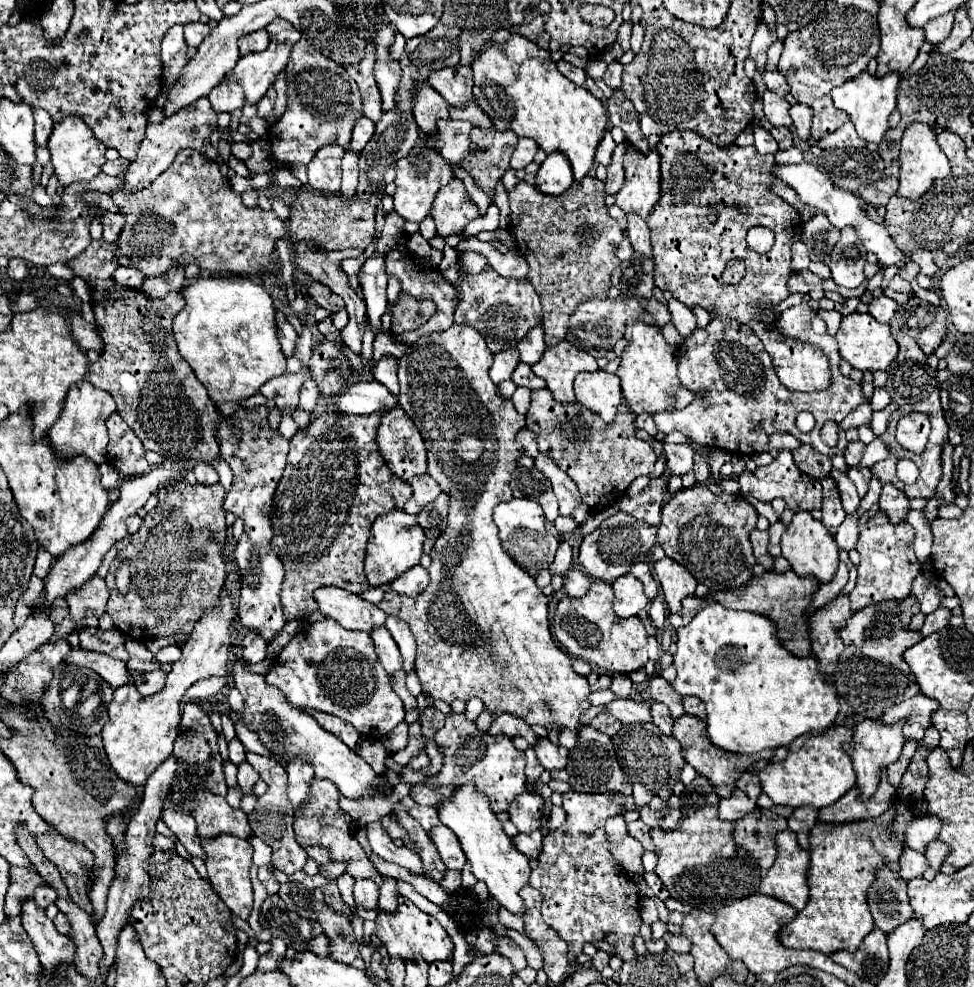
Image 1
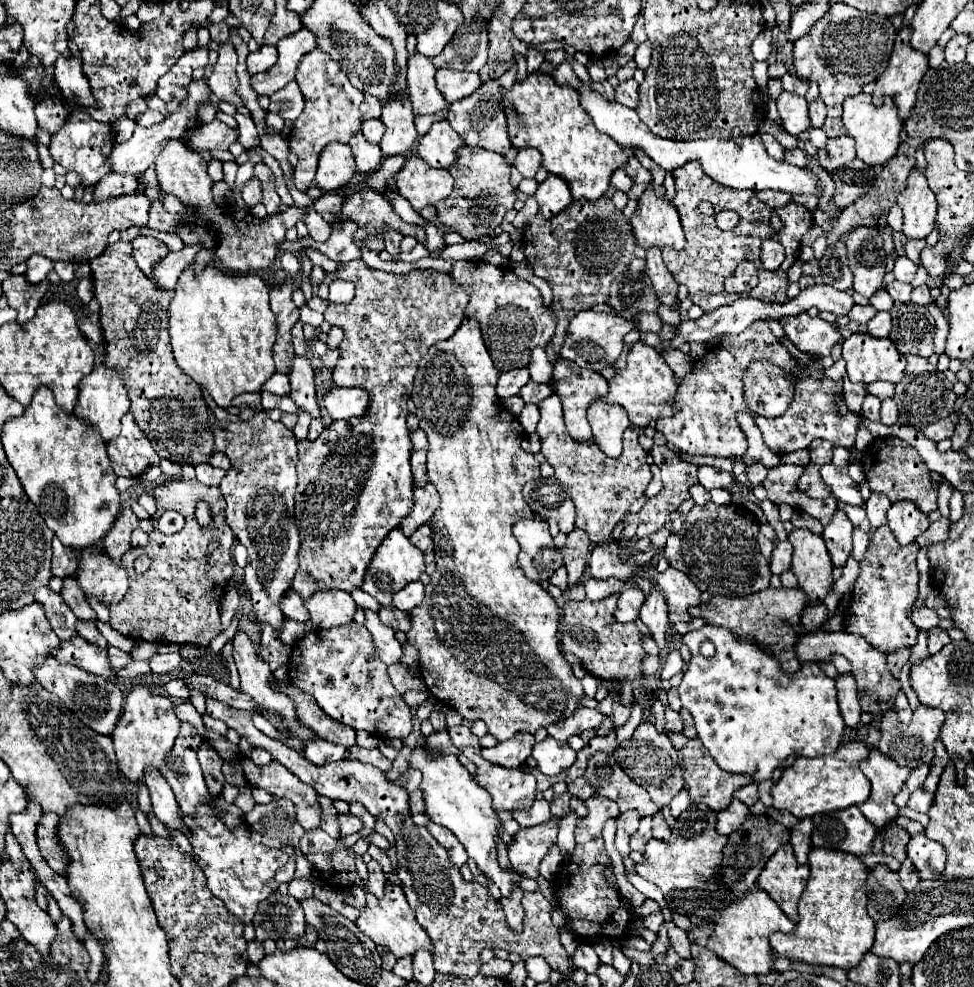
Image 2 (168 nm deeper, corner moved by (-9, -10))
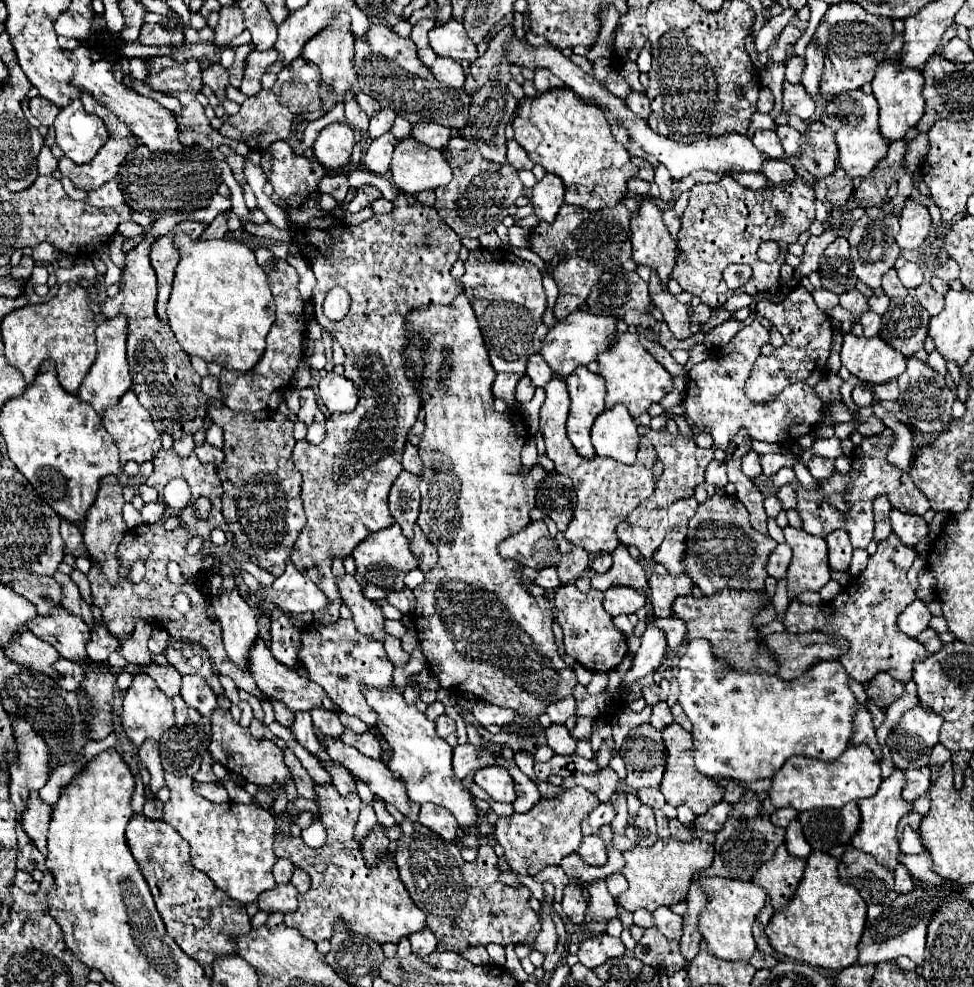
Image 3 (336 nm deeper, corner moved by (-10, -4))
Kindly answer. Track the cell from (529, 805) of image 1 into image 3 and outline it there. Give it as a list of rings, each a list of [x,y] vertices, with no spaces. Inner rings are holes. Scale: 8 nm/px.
[[[499,757],[499,759],[497,759],[497,765],[505,767],[505,769],[509,771],[509,775],[513,777],[515,791],[517,791],[517,799],[513,801],[515,811],[519,811],[519,813],[529,811],[529,809],[541,799],[541,793],[539,793],[537,785],[535,785],[525,773],[521,773],[521,769],[519,769],[513,761],[505,761],[503,757]]]

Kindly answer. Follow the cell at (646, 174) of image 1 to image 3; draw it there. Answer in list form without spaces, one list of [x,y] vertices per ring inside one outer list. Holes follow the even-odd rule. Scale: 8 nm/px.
[[[653,199],[641,201],[639,213],[631,217],[631,243],[633,243],[631,259],[637,265],[647,265],[653,271],[657,271],[661,285],[667,287],[669,275],[675,267],[677,247],[661,215],[663,213]]]

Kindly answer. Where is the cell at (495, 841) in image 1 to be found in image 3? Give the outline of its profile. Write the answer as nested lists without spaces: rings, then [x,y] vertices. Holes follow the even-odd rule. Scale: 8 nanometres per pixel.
[[[395,685],[387,689],[363,687],[363,695],[367,699],[367,705],[377,713],[379,717],[377,729],[381,731],[383,739],[389,743],[393,751],[387,767],[393,773],[401,773],[401,779],[407,785],[407,797],[419,805],[421,803],[441,805],[449,809],[449,813],[453,813],[461,829],[471,827],[479,819],[473,797],[469,791],[463,789],[461,781],[455,777],[451,767],[453,749],[445,739],[441,739],[435,733],[435,723],[429,721],[425,713],[421,713],[417,707],[407,705],[403,699],[403,693]]]

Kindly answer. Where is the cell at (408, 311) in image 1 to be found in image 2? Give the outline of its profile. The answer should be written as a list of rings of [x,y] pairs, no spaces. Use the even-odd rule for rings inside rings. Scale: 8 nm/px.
[[[362,259],[338,265],[334,273],[328,273],[320,283],[318,297],[328,299],[328,285],[334,279],[354,283],[356,295],[350,303],[328,303],[324,319],[330,325],[344,329],[344,341],[340,343],[340,361],[334,367],[334,383],[342,387],[360,387],[372,395],[372,407],[368,415],[348,421],[332,421],[318,439],[298,441],[298,487],[296,487],[296,511],[294,523],[300,531],[298,571],[292,579],[292,589],[308,601],[318,589],[342,589],[352,593],[364,583],[366,569],[382,545],[384,537],[406,519],[414,507],[414,481],[410,471],[412,443],[406,427],[406,399],[410,397],[414,373],[426,351],[442,339],[448,339],[464,319],[468,295],[448,279],[448,273],[432,269],[410,271],[404,275],[384,273],[370,269]]]

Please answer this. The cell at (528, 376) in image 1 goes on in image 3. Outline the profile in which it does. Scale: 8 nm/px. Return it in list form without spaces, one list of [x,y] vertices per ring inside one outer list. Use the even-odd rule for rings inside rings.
[[[521,377],[521,381],[517,383],[517,389],[515,389],[515,399],[519,403],[527,403],[533,399],[533,393],[535,393],[535,385],[529,381],[529,377]]]

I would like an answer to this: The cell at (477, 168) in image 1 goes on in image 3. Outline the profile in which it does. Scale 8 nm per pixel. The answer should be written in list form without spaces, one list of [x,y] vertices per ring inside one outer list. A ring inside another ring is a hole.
[[[457,131],[451,133],[449,143],[443,147],[443,157],[453,169],[453,179],[435,191],[435,209],[441,219],[459,237],[479,237],[495,231],[495,227],[507,217],[507,209],[523,193],[523,183],[517,177],[517,169],[513,169],[509,163],[501,165],[487,161],[479,149],[471,141],[463,139]]]

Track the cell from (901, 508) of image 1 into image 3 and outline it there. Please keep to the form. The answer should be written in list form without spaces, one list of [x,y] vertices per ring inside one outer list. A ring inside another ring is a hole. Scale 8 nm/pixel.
[[[891,511],[891,525],[893,525],[893,531],[895,535],[901,539],[903,545],[907,547],[915,547],[917,543],[921,543],[929,529],[927,529],[927,523],[923,517],[913,517],[909,513],[899,513],[899,511]]]

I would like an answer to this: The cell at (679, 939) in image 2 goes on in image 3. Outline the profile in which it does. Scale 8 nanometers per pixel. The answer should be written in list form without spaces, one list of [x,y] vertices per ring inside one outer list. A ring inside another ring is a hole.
[[[659,907],[653,913],[653,921],[657,931],[661,931],[669,939],[679,939],[683,933],[683,919],[681,915],[675,915],[669,907]]]

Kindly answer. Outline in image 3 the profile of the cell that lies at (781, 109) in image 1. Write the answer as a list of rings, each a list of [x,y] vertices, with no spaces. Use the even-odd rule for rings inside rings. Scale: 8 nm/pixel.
[[[783,83],[783,109],[791,115],[801,117],[803,121],[807,121],[813,113],[815,113],[815,101],[813,97],[805,91],[805,87],[801,83],[793,85],[793,83]]]

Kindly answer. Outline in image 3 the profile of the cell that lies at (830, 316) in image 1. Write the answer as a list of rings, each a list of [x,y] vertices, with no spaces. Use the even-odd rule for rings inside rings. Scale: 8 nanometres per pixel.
[[[797,285],[789,293],[789,297],[781,303],[761,299],[757,303],[757,313],[761,317],[765,317],[785,337],[785,343],[779,349],[775,349],[771,355],[757,357],[757,361],[751,369],[749,381],[745,385],[747,397],[757,403],[767,403],[767,401],[773,401],[787,385],[797,381],[803,381],[803,383],[815,387],[827,373],[825,365],[829,359],[831,339],[833,339],[833,327],[831,327],[829,315],[819,311],[811,293],[803,285]]]

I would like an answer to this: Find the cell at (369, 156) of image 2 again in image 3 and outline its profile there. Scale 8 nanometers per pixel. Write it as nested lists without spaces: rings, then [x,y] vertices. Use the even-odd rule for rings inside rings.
[[[347,91],[347,93],[345,93],[343,103],[345,103],[345,121],[347,121],[351,127],[357,127],[357,129],[363,133],[363,137],[367,137],[369,117],[367,117],[365,111],[357,105],[353,91]]]

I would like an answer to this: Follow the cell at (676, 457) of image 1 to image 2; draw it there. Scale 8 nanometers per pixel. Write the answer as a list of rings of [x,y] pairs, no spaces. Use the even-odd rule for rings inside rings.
[[[654,445],[650,453],[652,453],[654,463],[656,463],[660,471],[662,471],[662,483],[664,483],[664,487],[662,487],[662,491],[660,491],[656,497],[652,497],[638,513],[632,513],[632,515],[626,515],[626,517],[624,517],[626,527],[624,527],[622,537],[648,537],[650,533],[658,531],[658,529],[664,525],[666,517],[668,517],[672,511],[675,511],[676,507],[678,507],[682,501],[686,501],[686,499],[690,497],[690,493],[688,493],[690,485],[698,483],[698,475],[696,475],[696,469],[698,469],[698,467],[692,465],[692,463],[688,463],[688,461],[684,461],[684,459],[680,459],[680,457],[666,445]]]

